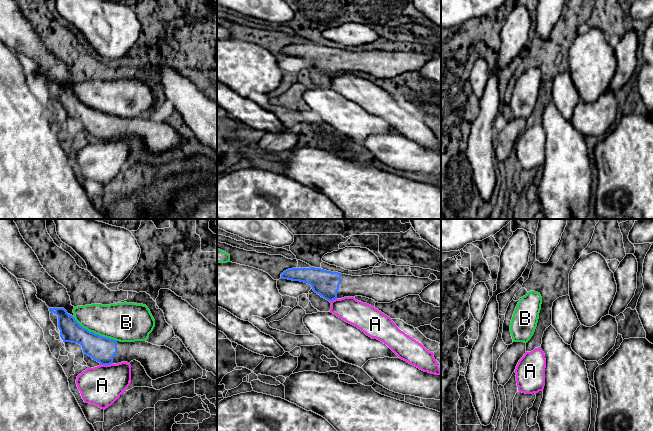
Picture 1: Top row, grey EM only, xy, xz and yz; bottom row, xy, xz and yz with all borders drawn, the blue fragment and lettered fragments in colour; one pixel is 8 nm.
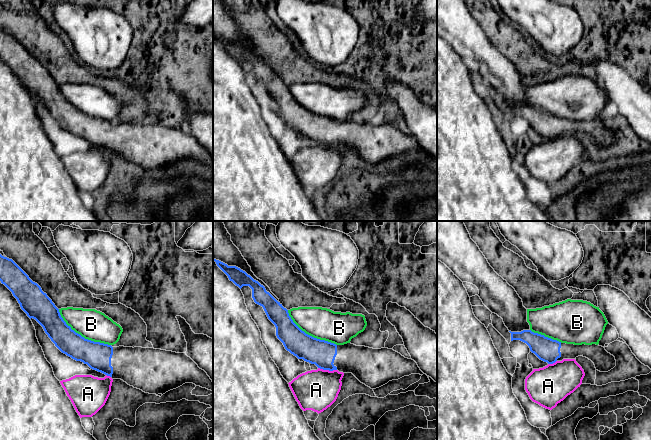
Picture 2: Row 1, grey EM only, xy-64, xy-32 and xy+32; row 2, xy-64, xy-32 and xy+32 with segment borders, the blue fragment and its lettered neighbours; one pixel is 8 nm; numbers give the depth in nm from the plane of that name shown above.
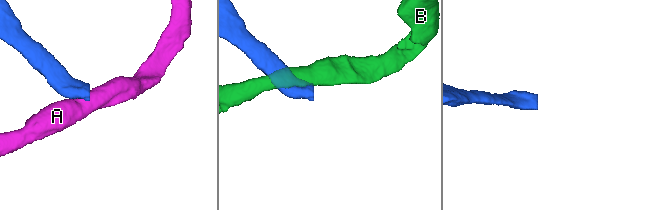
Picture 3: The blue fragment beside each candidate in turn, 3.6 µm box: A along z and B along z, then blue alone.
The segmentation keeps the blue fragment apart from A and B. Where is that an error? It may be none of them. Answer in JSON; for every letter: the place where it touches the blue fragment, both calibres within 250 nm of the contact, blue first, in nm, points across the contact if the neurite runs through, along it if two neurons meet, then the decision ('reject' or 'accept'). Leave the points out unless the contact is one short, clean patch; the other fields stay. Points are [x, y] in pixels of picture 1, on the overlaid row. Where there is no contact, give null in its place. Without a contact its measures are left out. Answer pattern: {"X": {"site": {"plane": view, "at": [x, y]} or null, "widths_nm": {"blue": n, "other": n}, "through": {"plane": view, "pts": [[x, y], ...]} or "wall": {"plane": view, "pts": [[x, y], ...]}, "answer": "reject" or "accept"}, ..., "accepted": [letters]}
{"A": {"site": {"plane": "xy", "at": [106, 364]}, "widths_nm": {"blue": 200, "other": 320}, "wall": {"plane": "xy", "pts": [[100, 363], [112, 364]]}, "answer": "reject"}, "B": {"site": {"plane": "xy", "at": [94, 333]}, "widths_nm": {"blue": 200, "other": 320}, "answer": "reject"}, "accepted": []}

